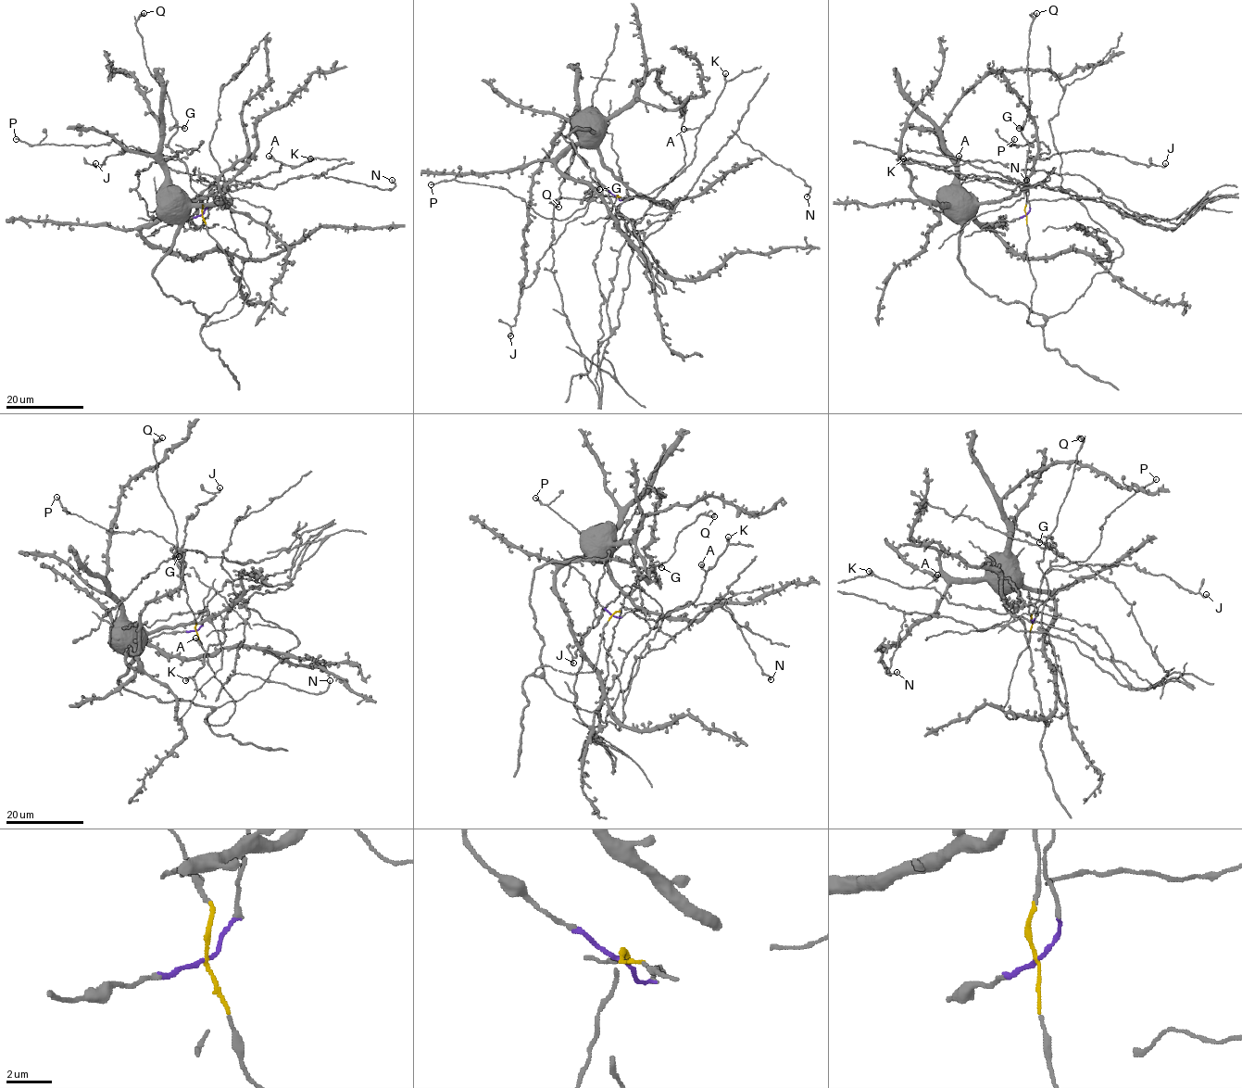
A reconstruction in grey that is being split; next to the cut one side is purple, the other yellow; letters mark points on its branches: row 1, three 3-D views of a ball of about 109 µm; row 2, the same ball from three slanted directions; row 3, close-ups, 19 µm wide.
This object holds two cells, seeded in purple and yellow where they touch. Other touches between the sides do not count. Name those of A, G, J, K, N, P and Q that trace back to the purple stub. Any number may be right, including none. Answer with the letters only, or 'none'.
A, K, N

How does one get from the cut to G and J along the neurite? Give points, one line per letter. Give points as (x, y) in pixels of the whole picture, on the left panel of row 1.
G: (201, 214), (201, 201), (191, 186), (188, 168), (168, 145), (177, 131), (176, 124), (172, 127), (184, 129)
J: (201, 214), (201, 201), (191, 186), (191, 175), (182, 162), (123, 150), (107, 156), (95, 167), (94, 163)

